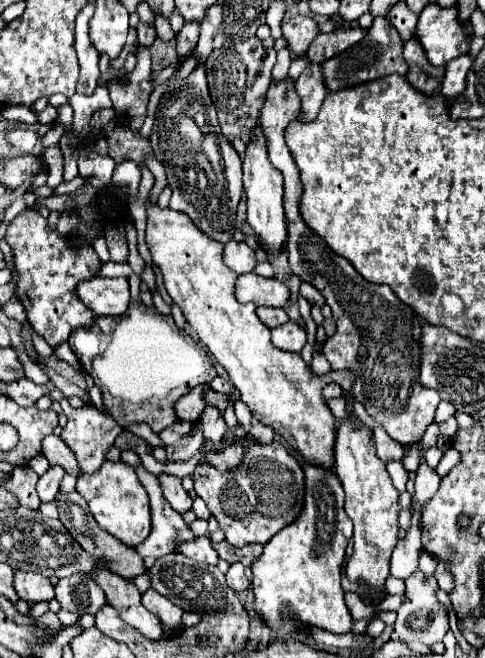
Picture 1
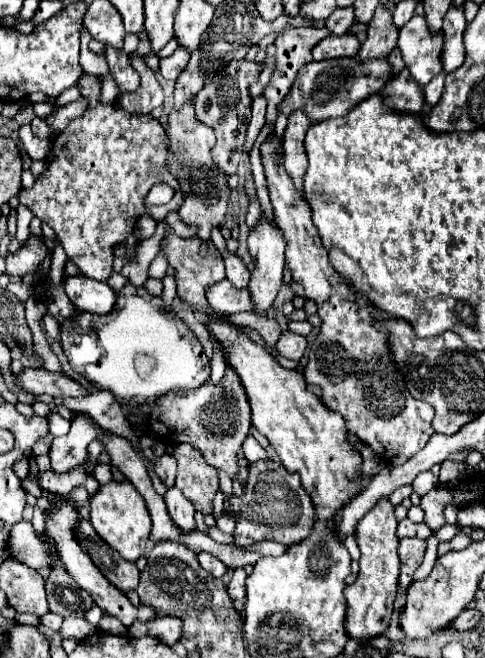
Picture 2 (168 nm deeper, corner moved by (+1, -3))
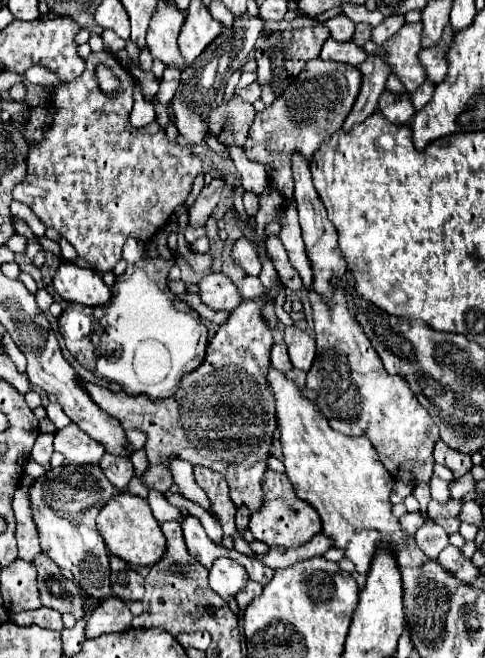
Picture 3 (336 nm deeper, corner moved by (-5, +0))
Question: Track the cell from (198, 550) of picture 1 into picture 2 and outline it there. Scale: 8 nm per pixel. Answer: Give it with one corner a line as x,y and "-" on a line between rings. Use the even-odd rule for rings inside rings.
200,552
200,566
206,568
214,578
220,578
226,570
226,566
212,554
206,554
206,552

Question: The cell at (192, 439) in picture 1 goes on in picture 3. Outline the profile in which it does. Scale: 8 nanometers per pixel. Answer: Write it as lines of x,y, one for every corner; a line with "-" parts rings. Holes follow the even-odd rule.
150,465
144,475
142,475
142,483
148,487
148,489
154,489
154,491
168,491
170,485
172,485
172,473
170,469
162,467
162,465

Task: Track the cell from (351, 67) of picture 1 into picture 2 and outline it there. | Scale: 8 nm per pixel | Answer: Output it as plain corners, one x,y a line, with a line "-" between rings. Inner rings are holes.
340,58
340,60
322,60
306,64
288,92
288,96
280,102
280,108
286,116
294,110
304,110
310,120
316,124
326,118
344,116
350,108
360,104
366,96
372,96
384,88
388,80
392,80
392,64
388,60
356,60
356,58

